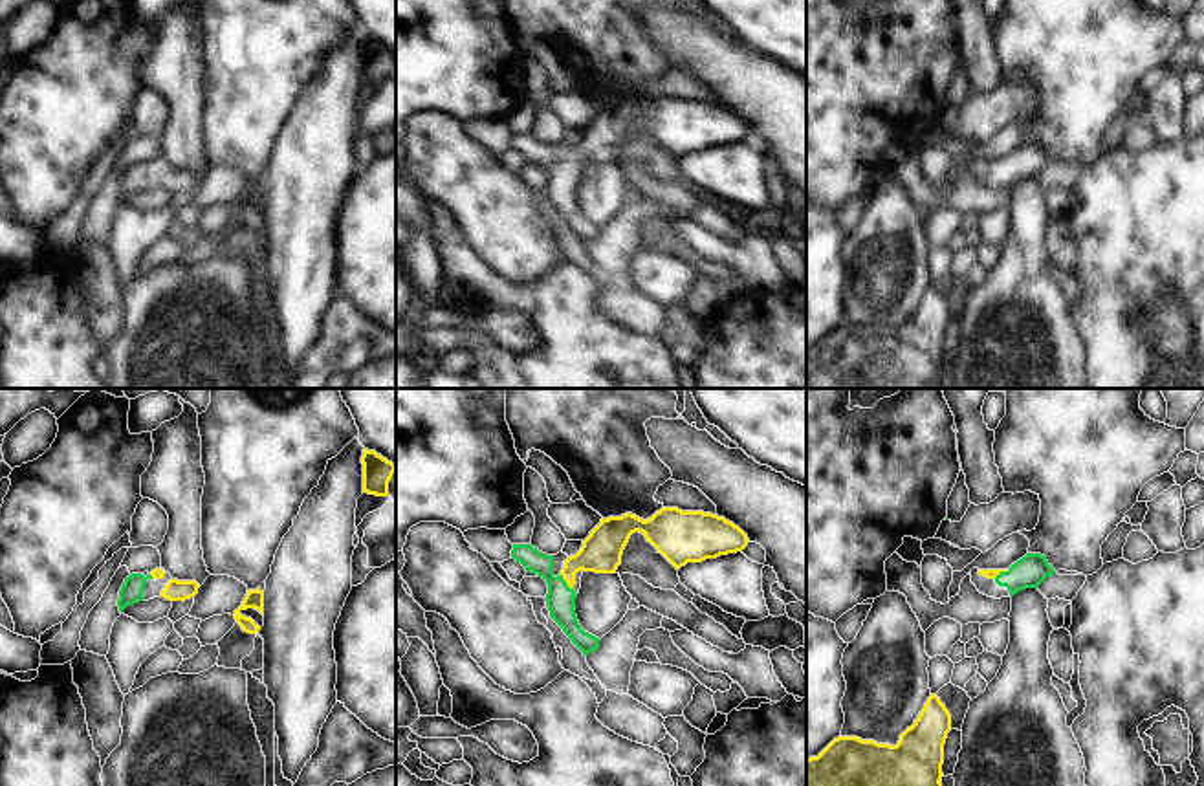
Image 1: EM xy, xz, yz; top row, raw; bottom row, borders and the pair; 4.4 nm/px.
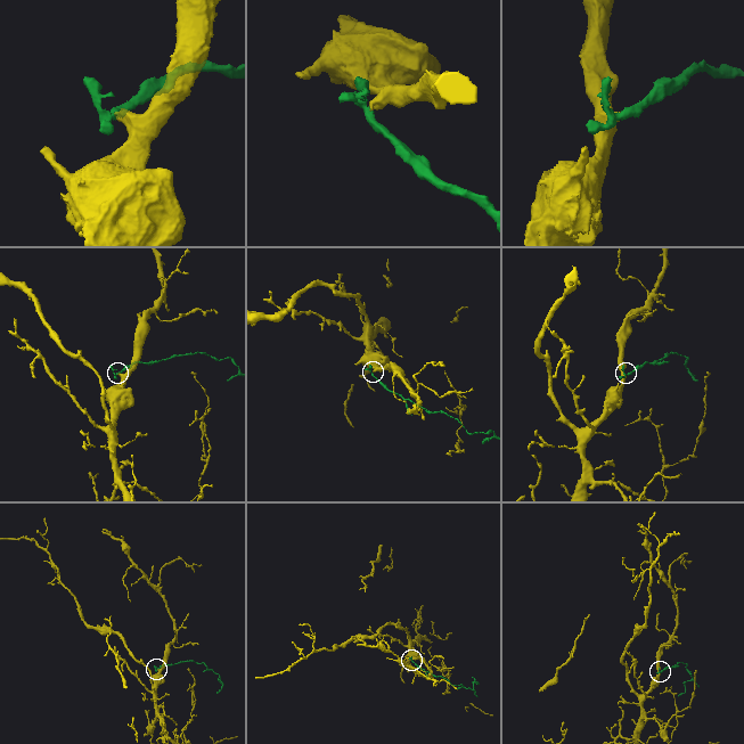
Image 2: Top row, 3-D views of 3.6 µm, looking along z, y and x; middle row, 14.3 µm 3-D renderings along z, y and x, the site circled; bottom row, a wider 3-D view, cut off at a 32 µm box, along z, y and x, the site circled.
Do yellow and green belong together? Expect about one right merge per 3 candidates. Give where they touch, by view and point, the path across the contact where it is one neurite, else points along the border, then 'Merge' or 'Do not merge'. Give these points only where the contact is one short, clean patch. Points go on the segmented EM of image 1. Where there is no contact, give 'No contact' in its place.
Touches yellow at xz (565, 579). Path across: xz (602, 550), (583, 559), (565, 579), (559, 600). Merge

